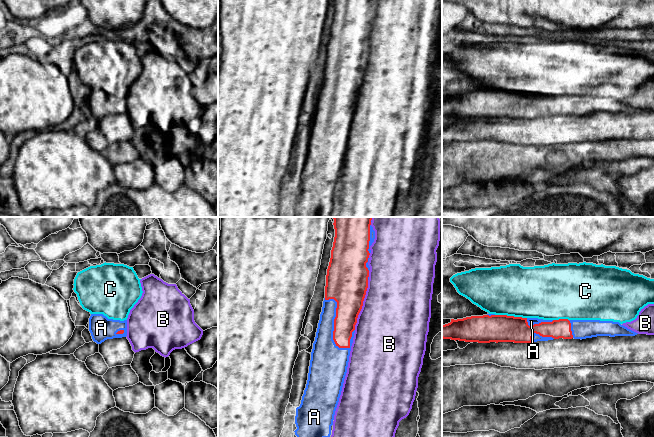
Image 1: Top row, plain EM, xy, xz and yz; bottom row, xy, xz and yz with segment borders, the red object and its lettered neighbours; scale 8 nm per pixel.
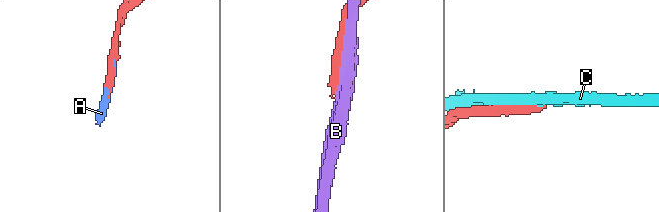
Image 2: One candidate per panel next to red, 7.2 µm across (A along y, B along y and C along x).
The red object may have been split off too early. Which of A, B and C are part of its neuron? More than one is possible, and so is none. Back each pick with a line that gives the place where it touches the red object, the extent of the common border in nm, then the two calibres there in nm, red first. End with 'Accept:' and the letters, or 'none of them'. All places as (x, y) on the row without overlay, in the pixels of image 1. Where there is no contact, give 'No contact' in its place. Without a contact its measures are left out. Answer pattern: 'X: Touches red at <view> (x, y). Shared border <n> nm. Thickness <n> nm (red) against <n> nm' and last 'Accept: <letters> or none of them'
A: Touches red at xz (334, 100). Shared border 460 nm. Thickness 220 nm (red) against 220 nm
Accept: A

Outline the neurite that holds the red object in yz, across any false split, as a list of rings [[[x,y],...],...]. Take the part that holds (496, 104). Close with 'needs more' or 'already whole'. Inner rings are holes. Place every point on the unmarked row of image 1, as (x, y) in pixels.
[[[487,90],[471,92],[463,95],[451,95],[451,98],[442,101],[442,114],[465,118],[514,118],[532,119],[553,115],[586,115],[597,112],[635,112],[638,109],[621,101],[619,98],[600,96],[543,96],[538,94],[522,94],[507,91]]] | needs more

